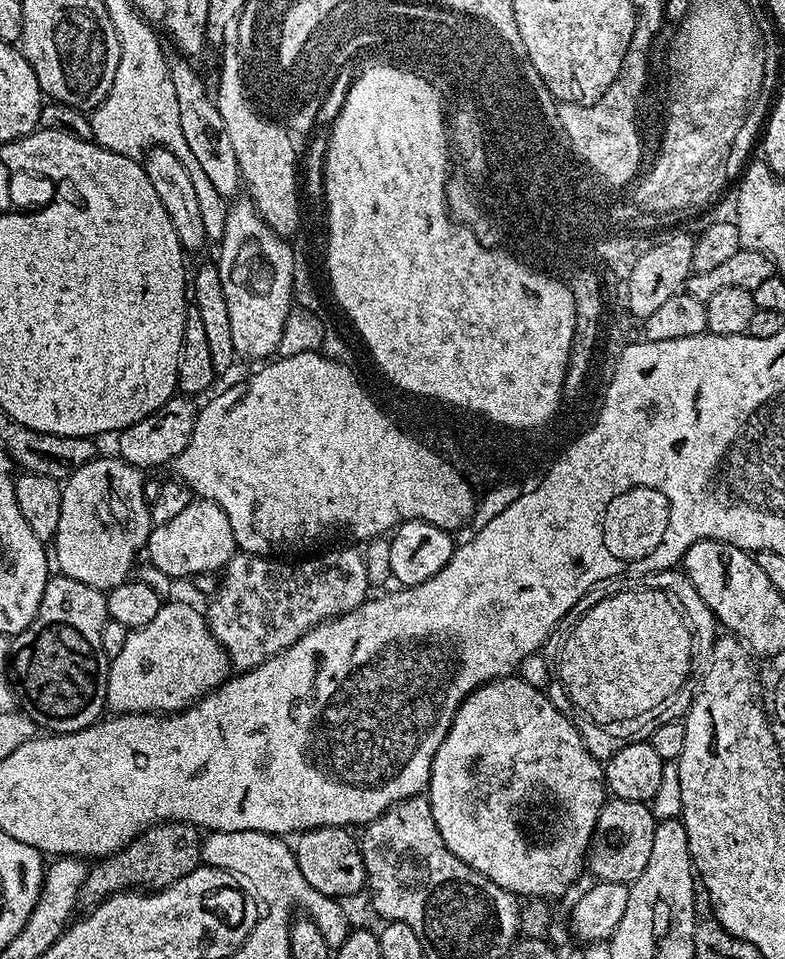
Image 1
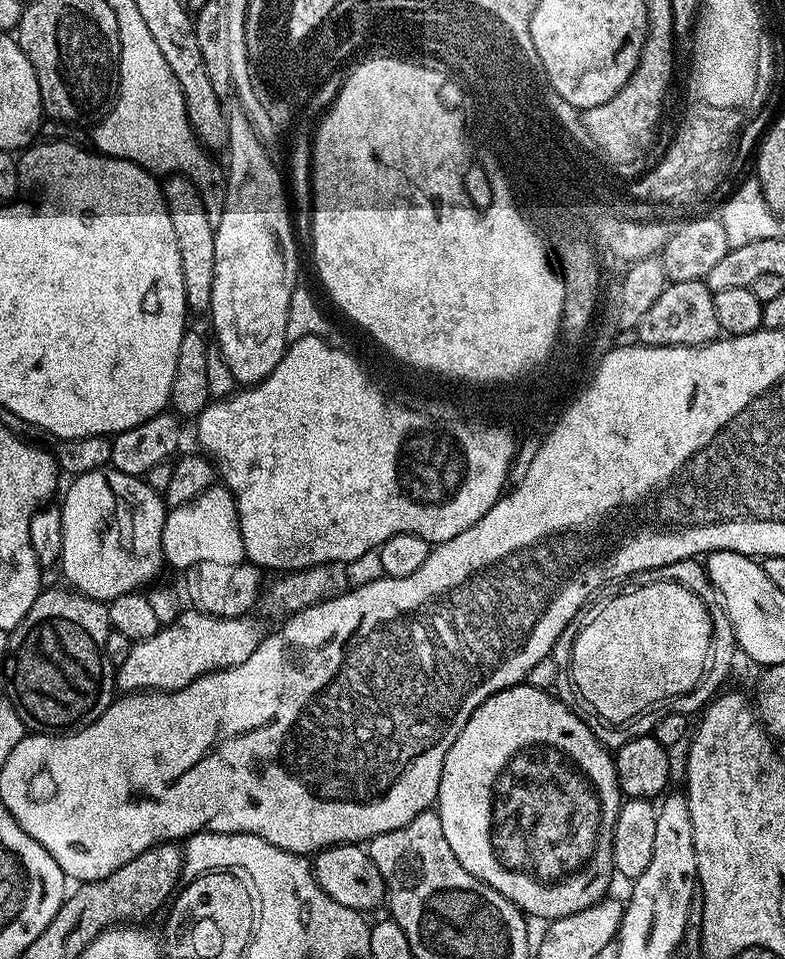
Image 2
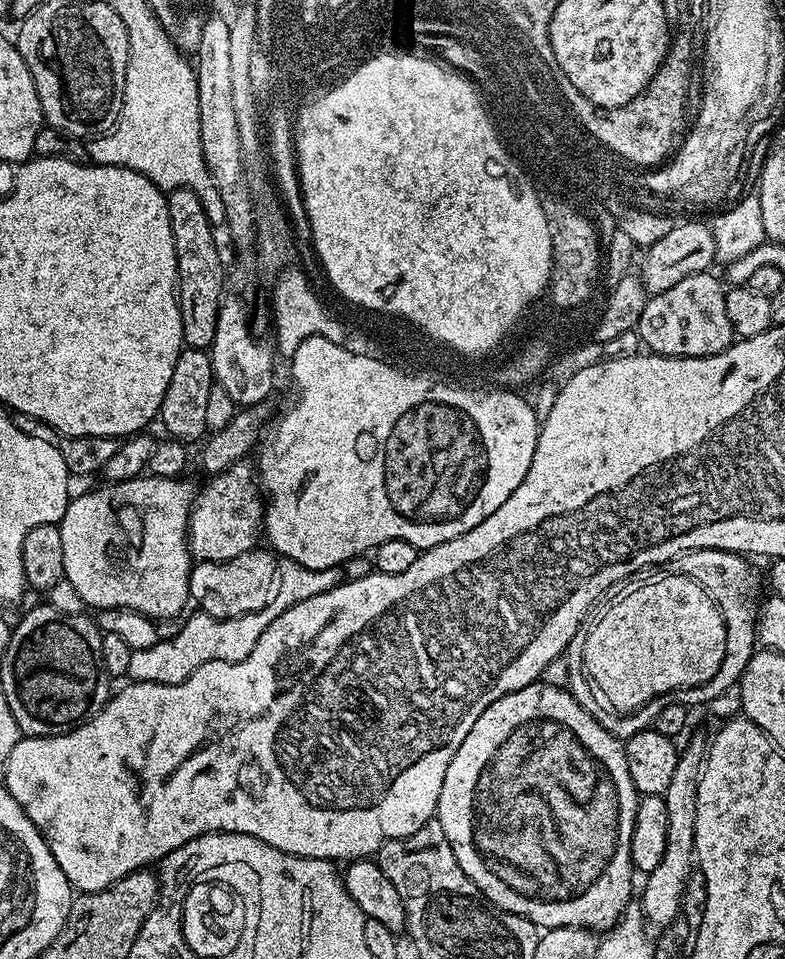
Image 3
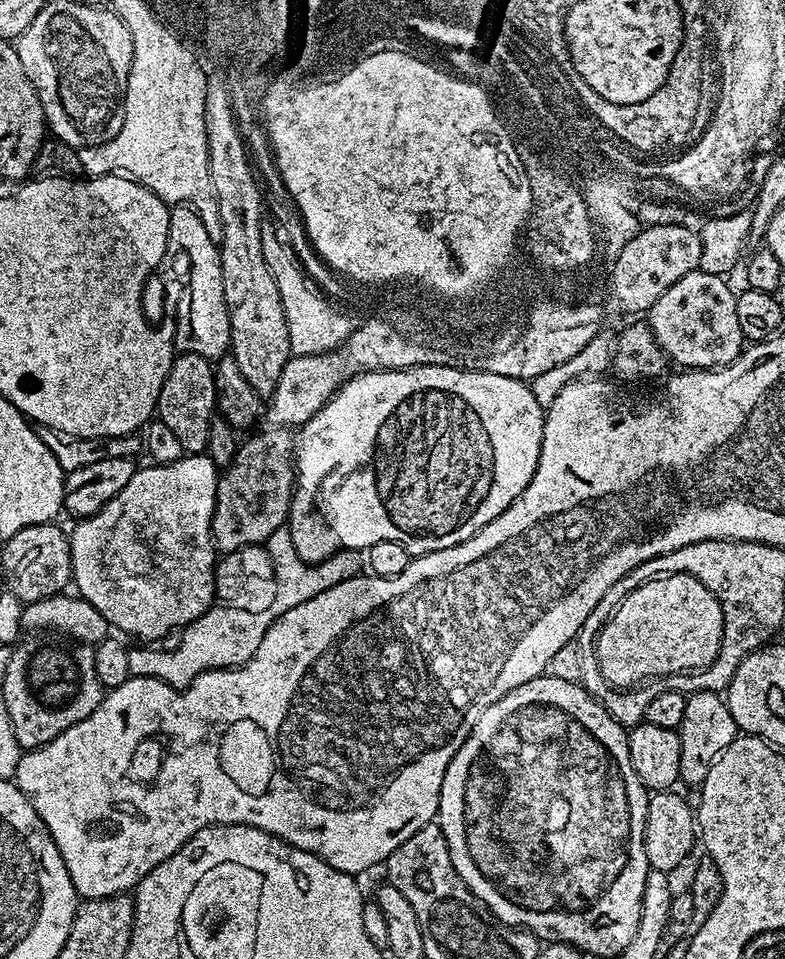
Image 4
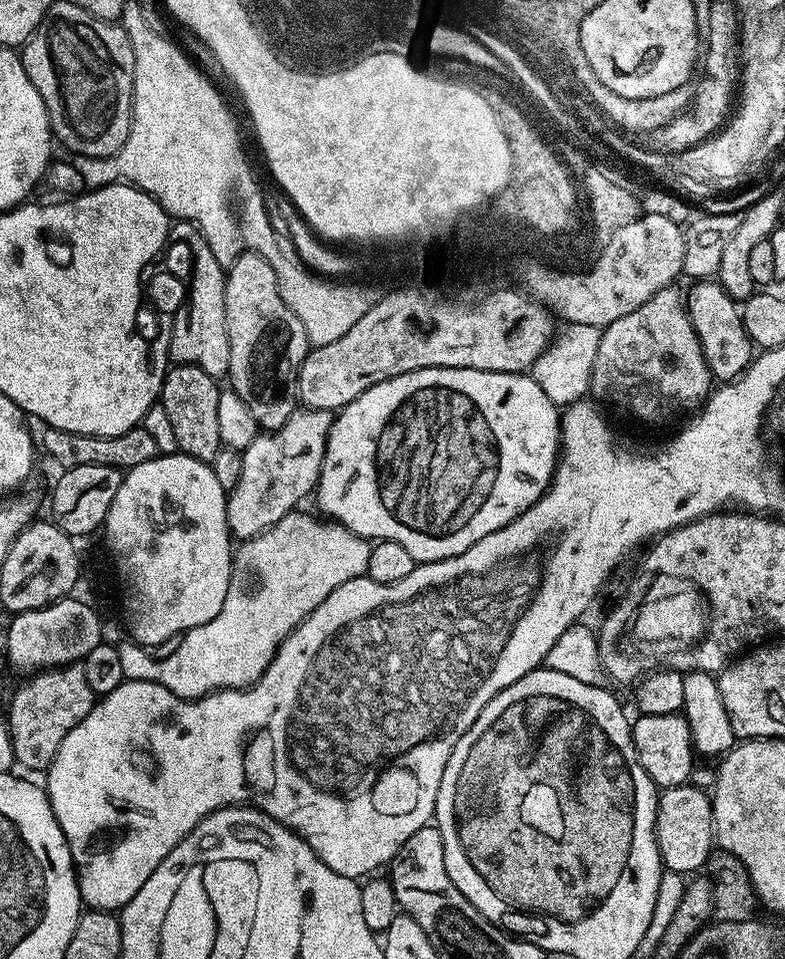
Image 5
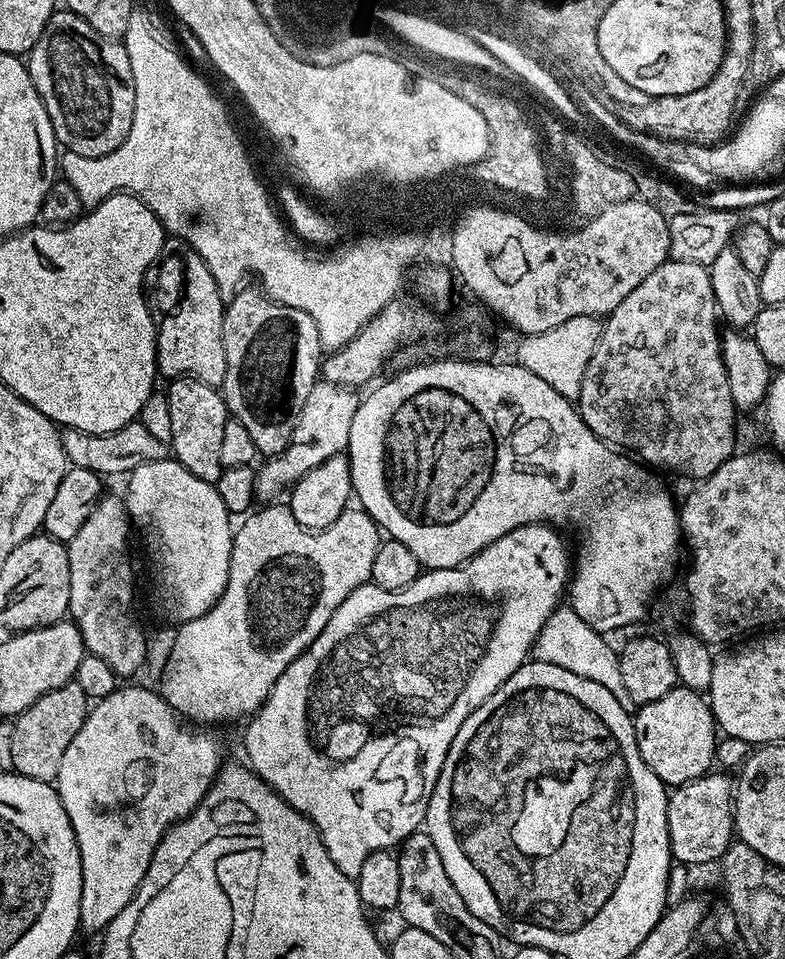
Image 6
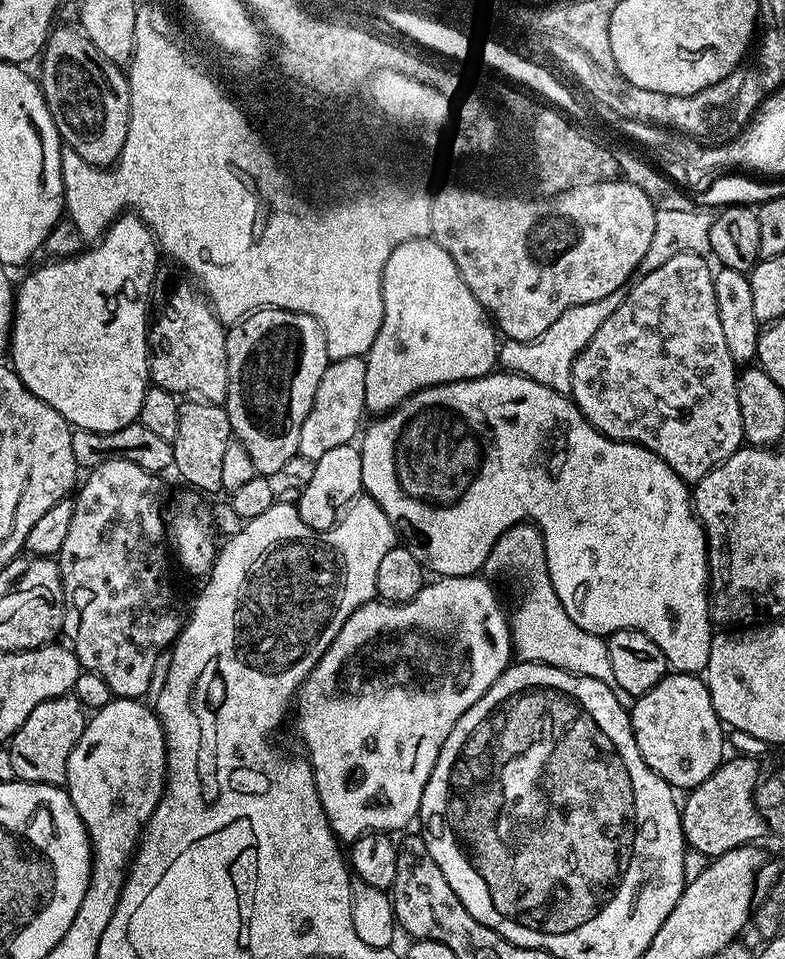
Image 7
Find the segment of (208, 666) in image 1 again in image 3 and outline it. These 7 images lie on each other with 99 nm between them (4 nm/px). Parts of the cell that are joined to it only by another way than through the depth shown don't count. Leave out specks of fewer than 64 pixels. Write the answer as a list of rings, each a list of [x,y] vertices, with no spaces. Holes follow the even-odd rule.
[[[281,559],[278,564],[278,583],[274,588],[271,601],[264,608],[256,612],[247,613],[245,616],[231,620],[219,620],[208,616],[203,611],[197,611],[188,616],[188,621],[179,631],[176,638],[170,641],[158,640],[154,646],[133,651],[130,658],[128,676],[136,682],[154,682],[155,684],[177,684],[198,666],[206,666],[206,662],[238,662],[258,646],[258,638],[262,638],[262,630],[278,618],[290,606],[298,602],[306,602],[306,598],[314,598],[314,594],[322,594],[334,585],[341,583],[342,572],[340,568],[327,568],[326,570],[310,570],[293,560]]]

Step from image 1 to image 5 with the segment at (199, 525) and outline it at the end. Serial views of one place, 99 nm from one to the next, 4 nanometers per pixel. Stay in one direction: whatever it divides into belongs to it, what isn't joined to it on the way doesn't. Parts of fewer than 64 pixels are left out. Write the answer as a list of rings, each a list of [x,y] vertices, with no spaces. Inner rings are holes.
[[[297,407],[295,412],[286,418],[286,422],[278,429],[261,431],[259,436],[246,446],[242,453],[242,474],[238,482],[227,493],[228,498],[228,531],[237,541],[243,542],[258,533],[266,531],[274,522],[278,522],[286,514],[297,507],[299,500],[313,495],[314,489],[320,483],[322,458],[326,450],[328,432],[332,428],[333,413],[317,408]]]

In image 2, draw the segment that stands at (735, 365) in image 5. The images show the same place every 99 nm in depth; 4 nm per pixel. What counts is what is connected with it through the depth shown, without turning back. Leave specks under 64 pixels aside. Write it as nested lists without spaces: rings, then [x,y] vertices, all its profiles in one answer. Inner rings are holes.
[[[704,280],[665,284],[662,294],[658,294],[658,302],[642,314],[638,331],[640,343],[659,348],[663,344],[696,348],[699,344],[712,344],[722,336],[718,313],[714,310],[714,298]]]

